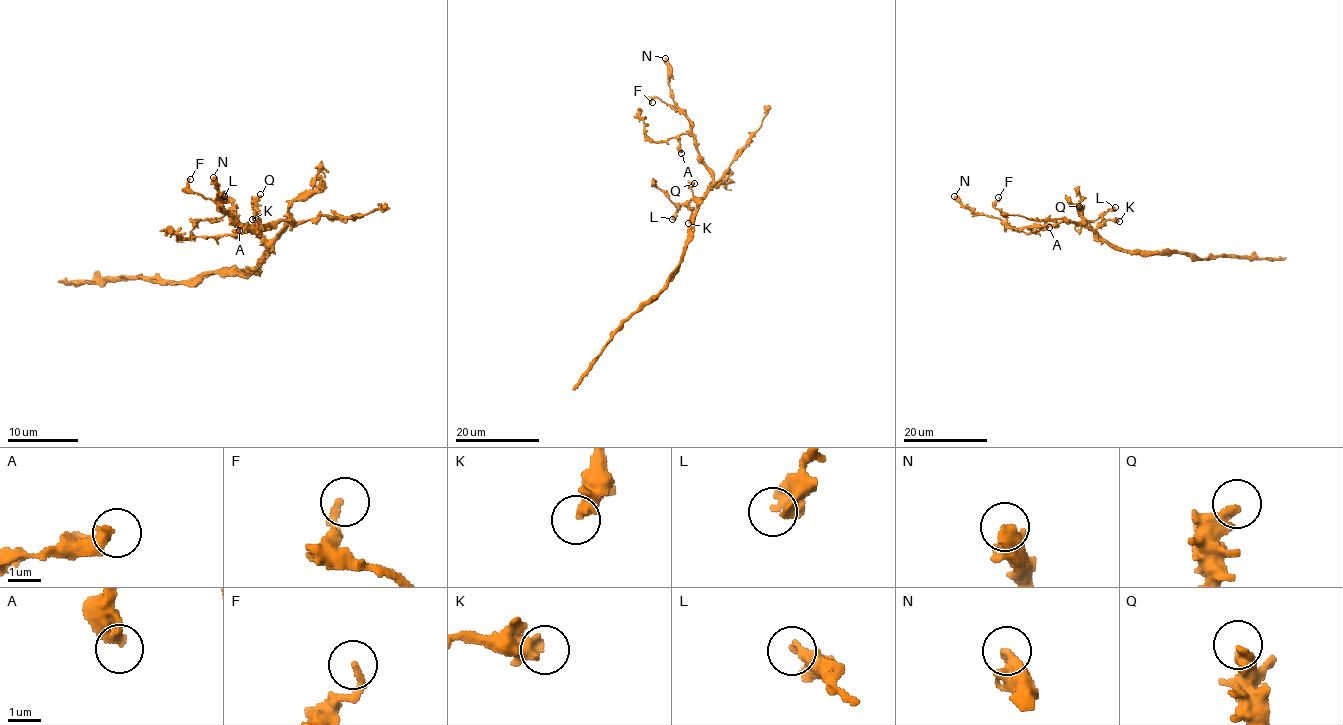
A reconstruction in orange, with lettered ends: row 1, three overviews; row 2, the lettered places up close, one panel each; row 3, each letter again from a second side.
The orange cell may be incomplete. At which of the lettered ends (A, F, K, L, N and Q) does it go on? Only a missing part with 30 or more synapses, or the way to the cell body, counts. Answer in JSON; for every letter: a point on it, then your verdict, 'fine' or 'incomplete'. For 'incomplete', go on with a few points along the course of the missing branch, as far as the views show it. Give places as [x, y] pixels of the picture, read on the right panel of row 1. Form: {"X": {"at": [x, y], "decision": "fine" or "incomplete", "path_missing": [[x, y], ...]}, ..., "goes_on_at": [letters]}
{"A": {"at": [1049, 227], "decision": "fine"}, "F": {"at": [998, 197], "decision": "fine"}, "K": {"at": [1119, 221], "decision": "fine"}, "L": {"at": [1115, 207], "decision": "fine"}, "N": {"at": [954, 196], "decision": "fine"}, "Q": {"at": [1079, 206], "decision": "fine"}, "goes_on_at": []}

